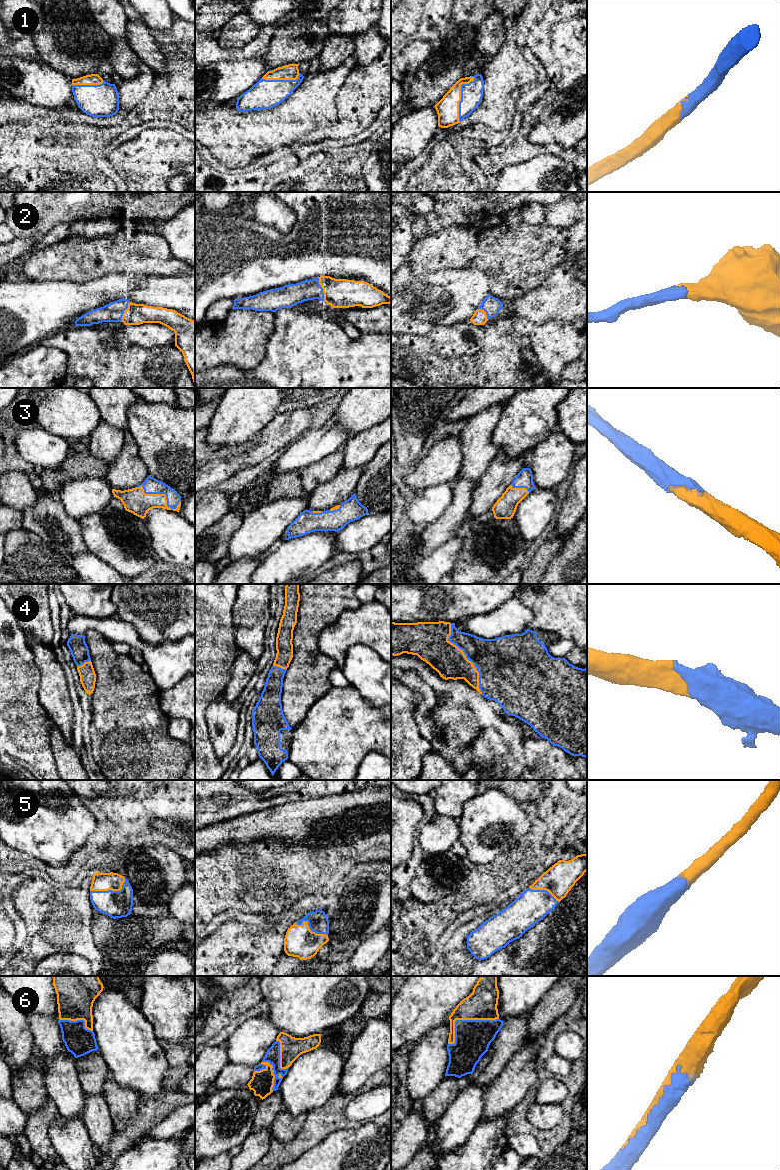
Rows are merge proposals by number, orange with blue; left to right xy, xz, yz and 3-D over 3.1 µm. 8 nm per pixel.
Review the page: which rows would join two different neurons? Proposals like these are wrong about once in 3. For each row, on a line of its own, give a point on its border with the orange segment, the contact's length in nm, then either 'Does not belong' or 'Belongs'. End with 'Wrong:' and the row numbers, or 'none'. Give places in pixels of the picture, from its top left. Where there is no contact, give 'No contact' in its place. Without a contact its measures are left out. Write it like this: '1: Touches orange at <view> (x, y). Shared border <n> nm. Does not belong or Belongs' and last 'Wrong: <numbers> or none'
1: Touches orange at yz (460, 96). Shared border 380 nm. Belongs
2: Touches orange at xz (323, 289). Shared border 200 nm. Belongs
3: Touches orange at xy (163, 494). Shared border 360 nm. Belongs
4: Touches orange at yz (465, 657). Shared border 600 nm. Belongs
5: Touches orange at xy (110, 889). Shared border 300 nm. Belongs
6: Touches orange at yz (463, 1019). Shared border 460 nm. Belongs
Wrong: none

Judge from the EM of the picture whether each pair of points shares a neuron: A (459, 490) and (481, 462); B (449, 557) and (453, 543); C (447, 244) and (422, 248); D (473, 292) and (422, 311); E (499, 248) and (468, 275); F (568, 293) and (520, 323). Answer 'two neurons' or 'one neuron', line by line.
A: two neurons
B: one neuron
C: one neuron
D: one neuron
E: two neurons
F: two neurons

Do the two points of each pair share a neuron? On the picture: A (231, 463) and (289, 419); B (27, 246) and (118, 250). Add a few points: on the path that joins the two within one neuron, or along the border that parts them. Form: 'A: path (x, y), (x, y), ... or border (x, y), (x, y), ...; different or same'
A: path (246, 460), (254, 456), (276, 434); same
B: border (26, 255), (17, 264); different

